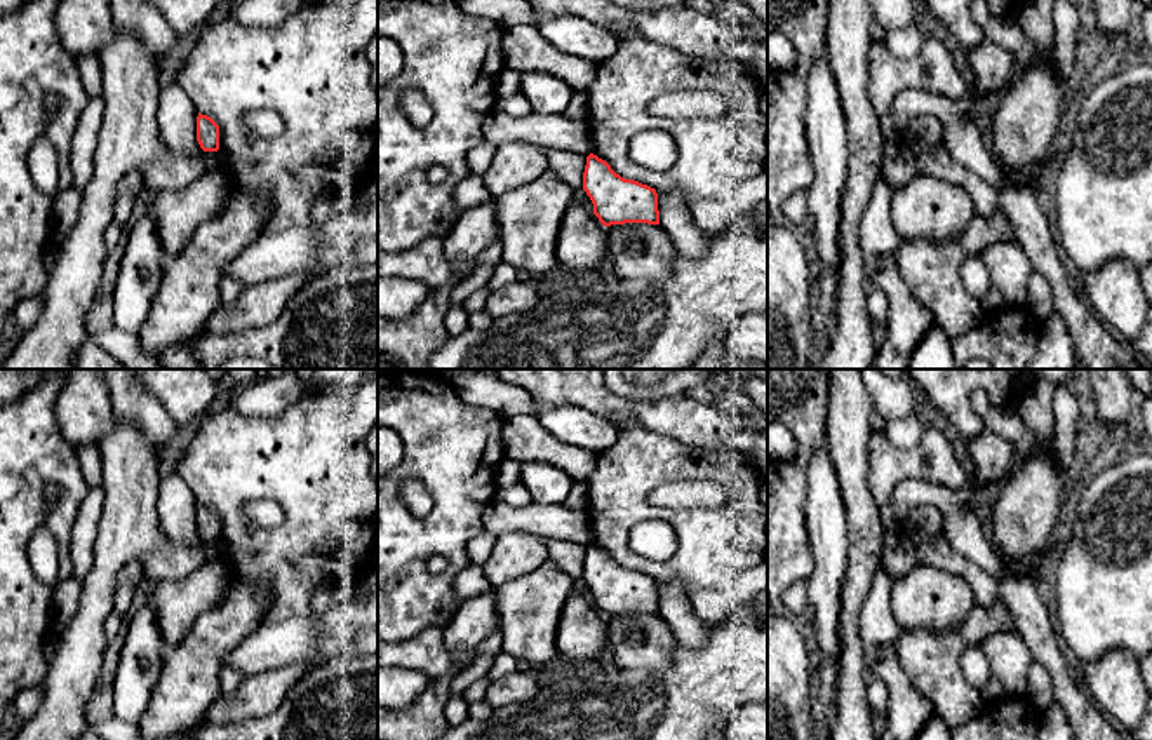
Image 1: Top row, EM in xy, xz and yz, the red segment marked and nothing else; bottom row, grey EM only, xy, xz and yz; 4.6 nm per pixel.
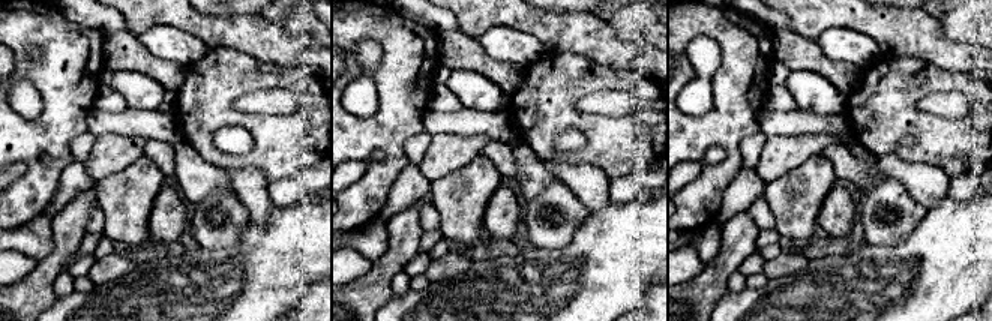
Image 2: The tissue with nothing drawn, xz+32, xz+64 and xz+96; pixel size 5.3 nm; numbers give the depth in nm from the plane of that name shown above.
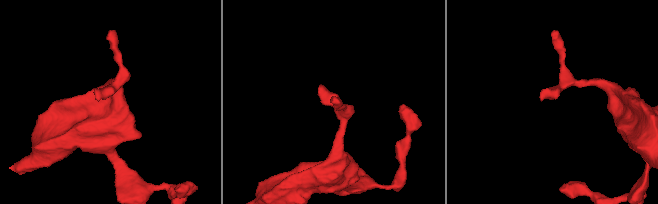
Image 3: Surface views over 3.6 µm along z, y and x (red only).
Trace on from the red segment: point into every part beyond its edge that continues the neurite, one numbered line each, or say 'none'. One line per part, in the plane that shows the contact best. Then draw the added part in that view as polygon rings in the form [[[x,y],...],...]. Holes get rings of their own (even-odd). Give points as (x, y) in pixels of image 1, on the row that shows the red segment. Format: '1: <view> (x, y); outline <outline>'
none

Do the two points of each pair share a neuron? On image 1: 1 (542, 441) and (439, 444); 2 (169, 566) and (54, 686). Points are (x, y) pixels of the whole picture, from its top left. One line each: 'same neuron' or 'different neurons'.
1: different neurons
2: same neuron

